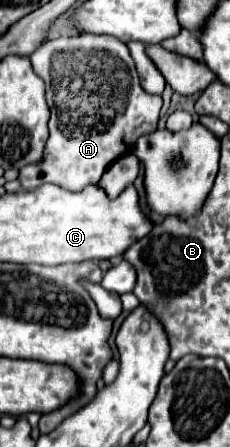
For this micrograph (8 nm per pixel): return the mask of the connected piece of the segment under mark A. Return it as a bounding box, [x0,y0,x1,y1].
[19,33,161,191]

